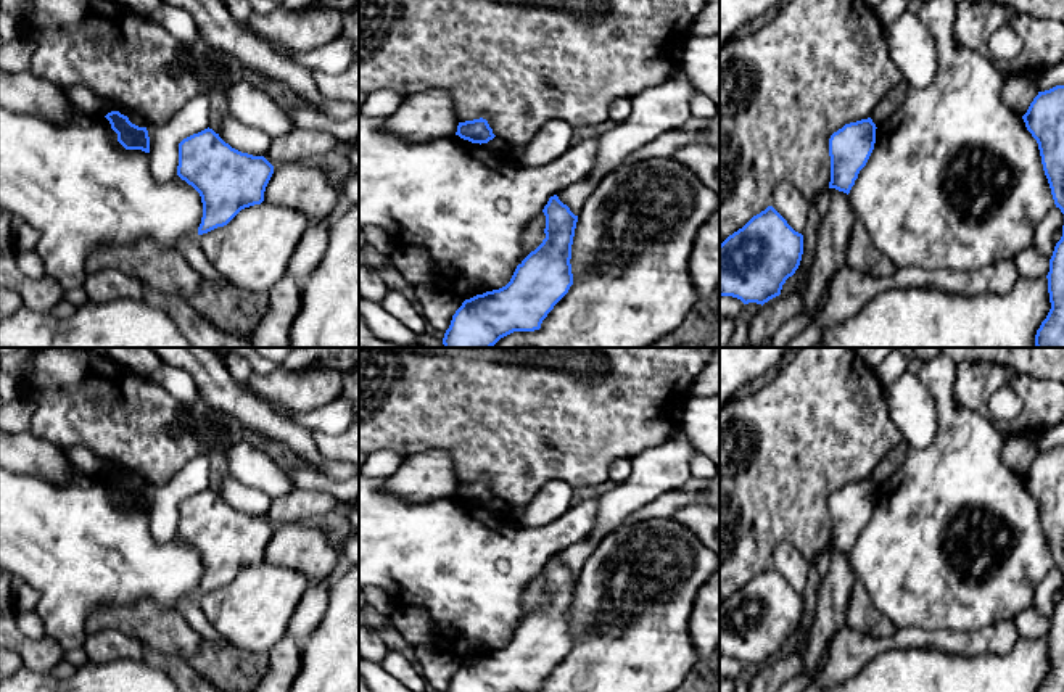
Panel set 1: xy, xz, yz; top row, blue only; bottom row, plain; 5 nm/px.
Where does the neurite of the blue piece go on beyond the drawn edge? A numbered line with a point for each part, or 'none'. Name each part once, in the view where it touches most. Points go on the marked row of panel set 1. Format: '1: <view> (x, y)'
none

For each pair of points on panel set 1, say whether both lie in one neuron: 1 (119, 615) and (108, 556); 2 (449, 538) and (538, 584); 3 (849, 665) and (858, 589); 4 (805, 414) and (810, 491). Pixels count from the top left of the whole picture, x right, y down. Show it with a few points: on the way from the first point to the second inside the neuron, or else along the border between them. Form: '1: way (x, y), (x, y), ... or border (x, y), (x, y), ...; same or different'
1: border (156, 605), (148, 601), (100, 605), (84, 623); different
2: border (541, 570), (523, 594), (523, 610), (519, 617); different
3: border (845, 623), (879, 638), (890, 634); different
4: way (805, 433), (805, 472); same

